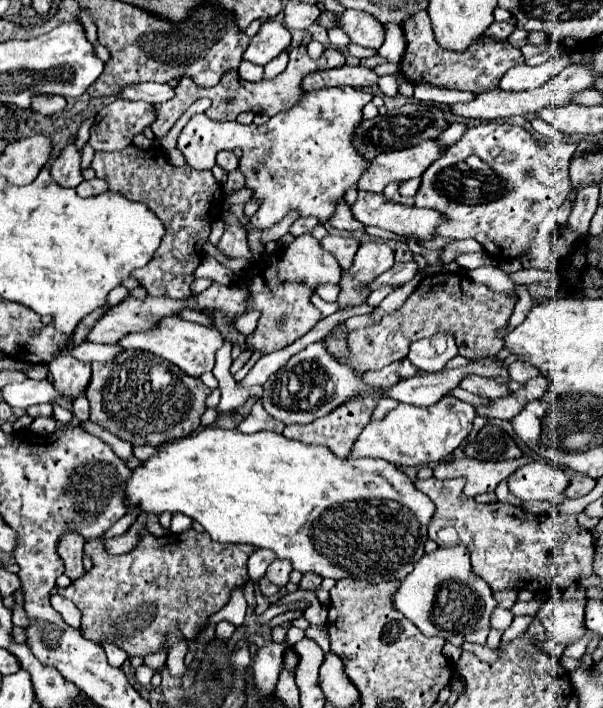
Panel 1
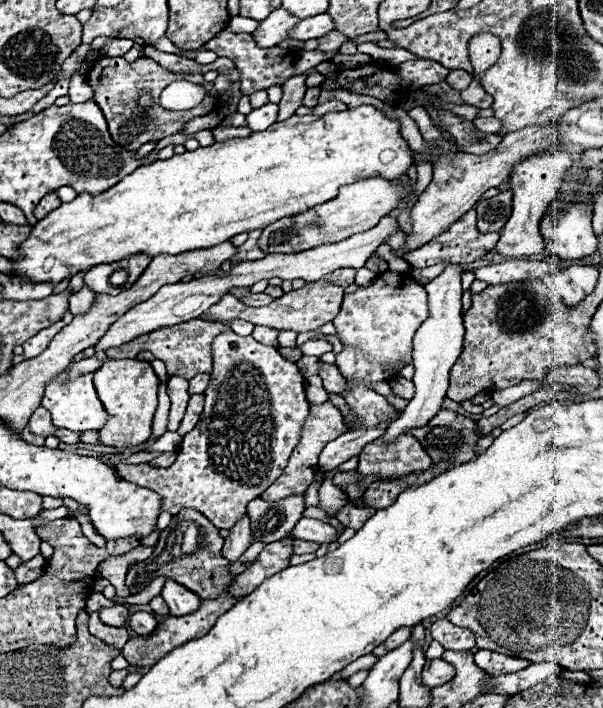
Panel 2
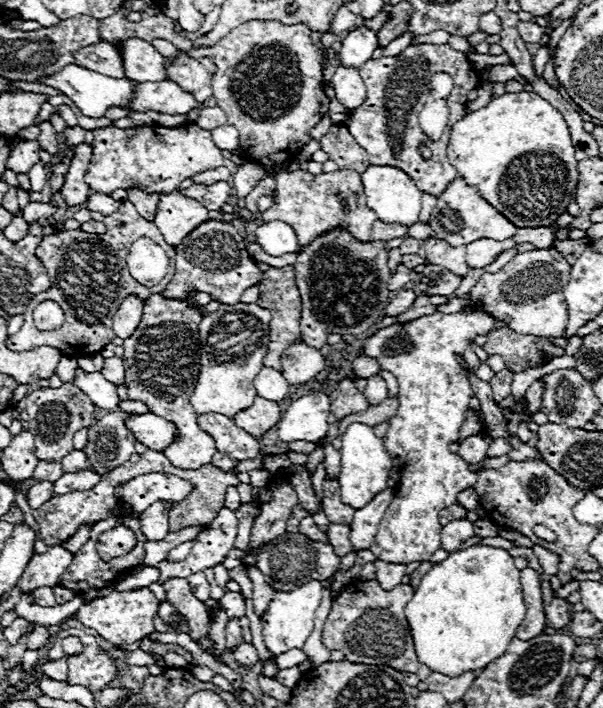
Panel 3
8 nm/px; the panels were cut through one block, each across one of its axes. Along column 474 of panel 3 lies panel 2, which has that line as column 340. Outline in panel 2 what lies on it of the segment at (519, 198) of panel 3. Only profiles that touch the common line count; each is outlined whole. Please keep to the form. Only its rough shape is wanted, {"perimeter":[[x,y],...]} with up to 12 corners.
{"perimeter":[[374,106],[140,166],[32,226],[50,282],[262,230],[412,150]]}

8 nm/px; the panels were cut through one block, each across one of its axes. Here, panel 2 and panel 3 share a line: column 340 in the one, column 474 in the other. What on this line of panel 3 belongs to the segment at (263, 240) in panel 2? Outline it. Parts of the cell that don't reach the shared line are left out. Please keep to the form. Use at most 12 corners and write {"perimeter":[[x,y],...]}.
{"perimeter":[[456,178],[428,226],[452,246],[506,240],[516,226]]}

